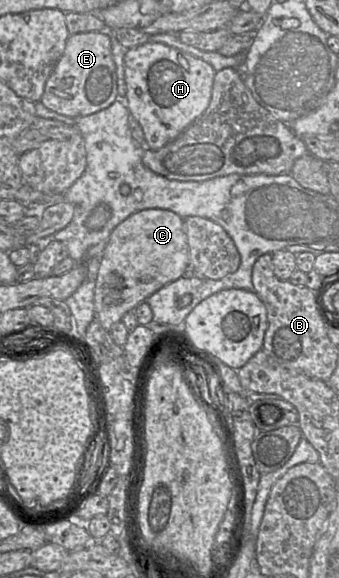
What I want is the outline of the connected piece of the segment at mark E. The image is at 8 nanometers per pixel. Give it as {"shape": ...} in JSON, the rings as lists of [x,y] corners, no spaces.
{"shape":[[[107,29],[70,35],[63,54],[46,81],[40,102],[58,114],[78,118],[101,111],[116,99],[116,66]]]}

